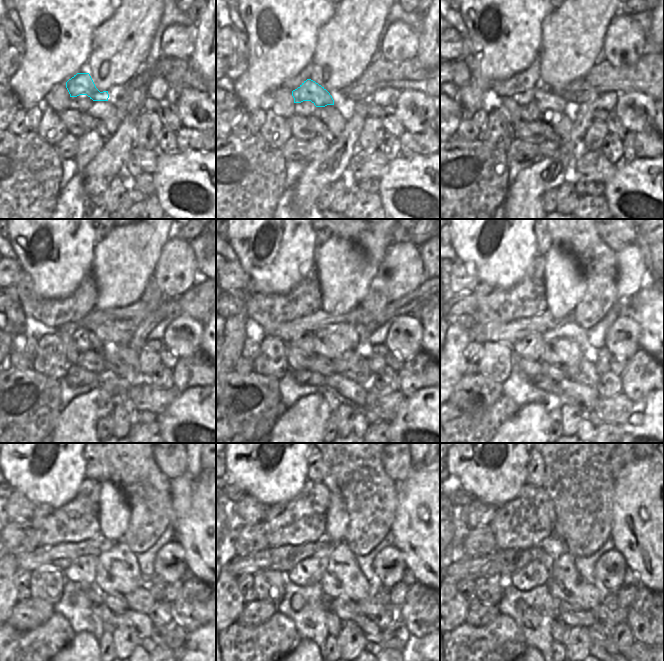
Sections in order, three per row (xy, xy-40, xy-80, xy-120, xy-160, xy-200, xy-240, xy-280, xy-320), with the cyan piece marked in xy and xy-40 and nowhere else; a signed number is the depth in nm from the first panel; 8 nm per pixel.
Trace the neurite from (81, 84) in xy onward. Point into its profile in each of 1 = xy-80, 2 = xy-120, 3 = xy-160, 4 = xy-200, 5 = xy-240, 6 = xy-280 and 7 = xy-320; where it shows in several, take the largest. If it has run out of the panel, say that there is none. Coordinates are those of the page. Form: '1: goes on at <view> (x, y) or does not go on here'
1: goes on at xy-80 (545, 99)
2: goes on at xy-120 (121, 333)
3: goes on at xy-160 (331, 342)
4: goes on at xy-200 (565, 345)
5: goes on at xy-240 (117, 573)
6: goes on at xy-280 (342, 578)
7: goes on at xy-320 (565, 583)

